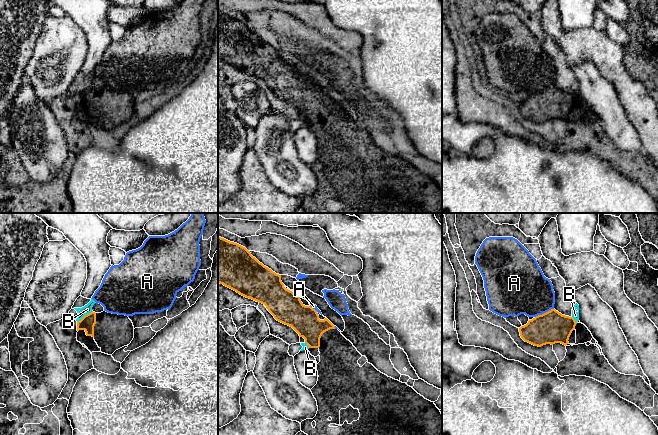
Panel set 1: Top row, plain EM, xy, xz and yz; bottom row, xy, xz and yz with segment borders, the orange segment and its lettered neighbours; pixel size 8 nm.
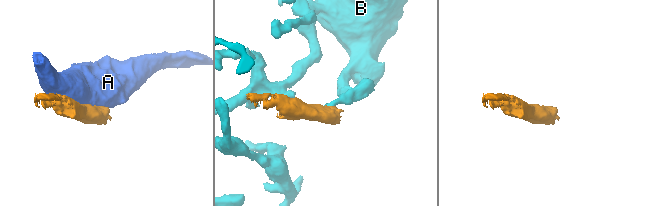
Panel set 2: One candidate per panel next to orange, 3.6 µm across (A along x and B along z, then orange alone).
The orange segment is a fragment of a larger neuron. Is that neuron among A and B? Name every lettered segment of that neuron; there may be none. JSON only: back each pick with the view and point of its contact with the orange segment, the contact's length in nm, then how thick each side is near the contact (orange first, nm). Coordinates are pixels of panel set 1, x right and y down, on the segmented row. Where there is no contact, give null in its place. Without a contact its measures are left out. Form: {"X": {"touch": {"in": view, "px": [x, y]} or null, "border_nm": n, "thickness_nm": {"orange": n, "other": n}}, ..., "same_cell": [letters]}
{"same_cell": []}

